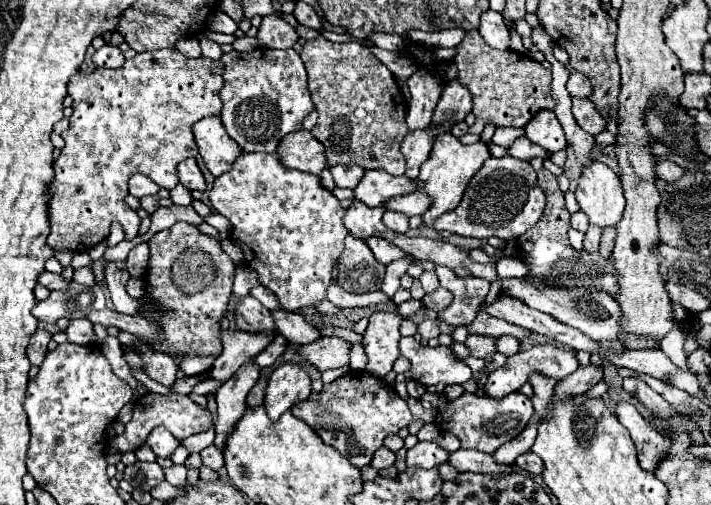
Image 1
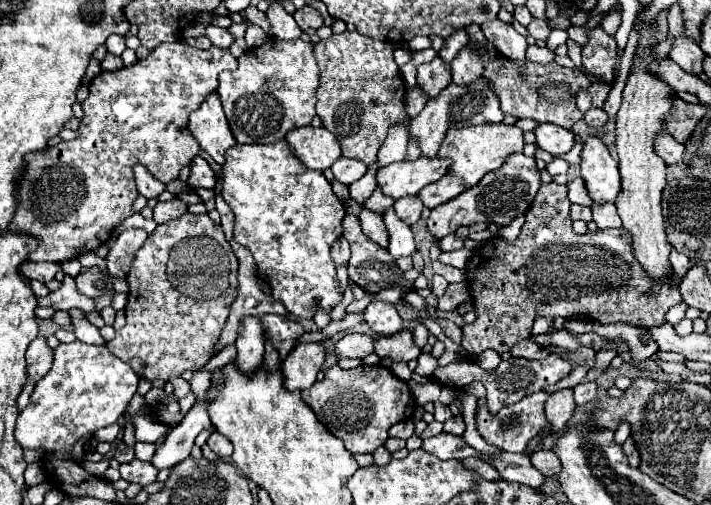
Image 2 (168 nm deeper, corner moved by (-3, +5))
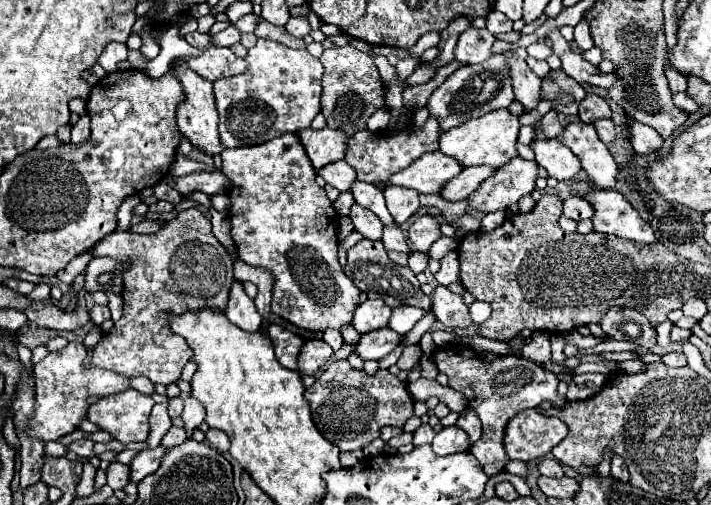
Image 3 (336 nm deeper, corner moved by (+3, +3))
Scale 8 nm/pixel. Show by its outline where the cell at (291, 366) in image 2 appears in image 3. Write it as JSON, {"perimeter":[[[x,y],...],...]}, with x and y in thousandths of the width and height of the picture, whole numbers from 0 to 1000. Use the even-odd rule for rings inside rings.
{"perimeter":[[[433,671],[419,703],[419,739],[425,747],[442,743],[467,703],[467,687],[456,671]]]}

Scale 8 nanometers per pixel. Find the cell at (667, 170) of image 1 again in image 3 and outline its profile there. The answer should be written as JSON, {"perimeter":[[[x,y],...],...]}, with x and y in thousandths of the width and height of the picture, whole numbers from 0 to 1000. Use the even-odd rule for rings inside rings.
{"perimeter":[[[897,240],[886,248],[886,279],[897,307],[923,307],[934,287],[934,275],[917,251]]]}

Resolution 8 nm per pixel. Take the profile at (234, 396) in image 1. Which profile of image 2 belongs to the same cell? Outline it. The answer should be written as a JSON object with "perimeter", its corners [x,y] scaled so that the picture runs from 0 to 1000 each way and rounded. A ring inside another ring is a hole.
{"perimeter":[[[343,628],[335,648],[335,727],[346,739],[354,739],[363,731],[363,719],[368,719],[371,707],[371,648],[363,628]]]}

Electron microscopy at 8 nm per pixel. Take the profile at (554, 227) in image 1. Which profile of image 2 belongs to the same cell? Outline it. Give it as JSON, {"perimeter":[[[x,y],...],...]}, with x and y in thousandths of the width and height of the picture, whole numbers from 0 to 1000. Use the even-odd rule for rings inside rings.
{"perimeter":[[[768,362],[759,370],[759,378],[754,382],[754,394],[748,402],[748,414],[743,418],[740,426],[740,438],[734,446],[734,457],[729,465],[726,477],[709,477],[703,469],[695,469],[684,481],[675,481],[667,497],[664,497],[664,509],[655,525],[655,556],[658,556],[658,568],[661,568],[661,588],[667,592],[667,608],[669,608],[669,620],[672,620],[672,632],[664,640],[664,644],[653,644],[650,655],[653,655],[653,667],[650,667],[650,687],[661,699],[661,703],[675,703],[678,695],[684,691],[695,691],[700,695],[703,703],[709,695],[717,695],[720,683],[737,675],[745,667],[745,651],[748,651],[748,640],[757,628],[768,628],[768,632],[782,632],[782,628],[793,628],[793,632],[830,632],[830,636],[838,636],[838,640],[847,640],[847,644],[855,644],[855,640],[866,640],[866,636],[878,636],[878,640],[892,640],[892,644],[903,644],[903,648],[925,648],[937,636],[937,620],[942,608],[959,600],[959,584],[954,576],[954,556],[948,556],[948,537],[940,533],[940,541],[931,549],[931,552],[914,552],[914,545],[909,545],[906,529],[892,513],[892,501],[889,501],[889,473],[886,473],[886,461],[880,453],[850,453],[850,457],[838,457],[838,461],[824,461],[824,465],[813,465],[807,461],[805,453],[805,434],[802,434],[802,398],[799,398],[799,374],[796,366],[782,366],[782,362]]]}

